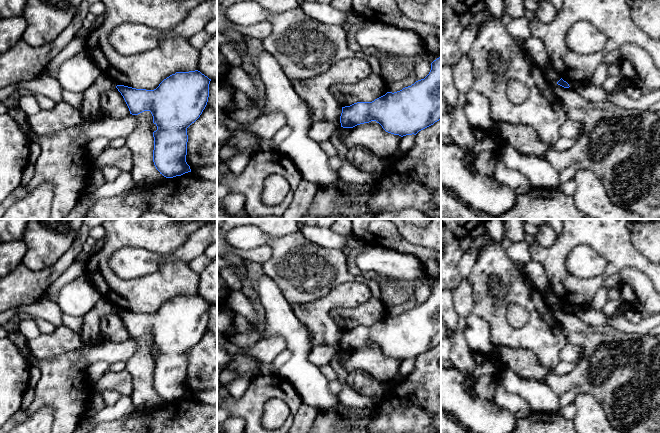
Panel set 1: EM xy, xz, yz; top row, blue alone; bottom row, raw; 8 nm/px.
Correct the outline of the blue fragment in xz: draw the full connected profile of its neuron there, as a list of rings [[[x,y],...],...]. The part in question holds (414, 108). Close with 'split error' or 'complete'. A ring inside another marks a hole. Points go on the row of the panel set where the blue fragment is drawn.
[[[441,57],[431,63],[429,74],[397,92],[387,92],[372,102],[342,107],[341,127],[376,121],[391,134],[416,135],[441,119]]]; complete

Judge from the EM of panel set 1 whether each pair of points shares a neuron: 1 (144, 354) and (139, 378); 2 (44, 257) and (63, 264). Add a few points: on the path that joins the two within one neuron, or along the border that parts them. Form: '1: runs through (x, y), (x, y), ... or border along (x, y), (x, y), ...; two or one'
1: runs through (142, 360), (141, 372); one
2: border along (71, 244), (52, 264), (40, 270), (33, 270); two

